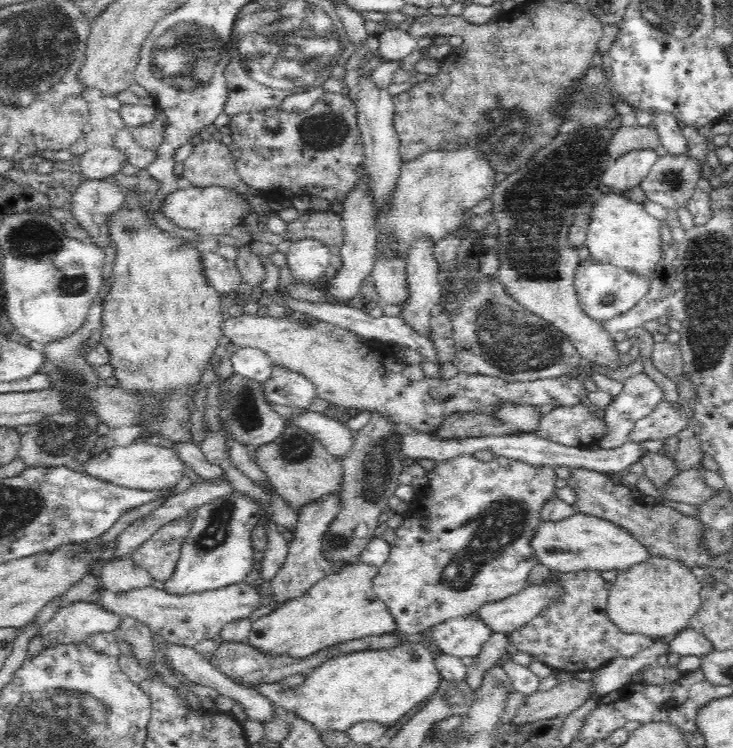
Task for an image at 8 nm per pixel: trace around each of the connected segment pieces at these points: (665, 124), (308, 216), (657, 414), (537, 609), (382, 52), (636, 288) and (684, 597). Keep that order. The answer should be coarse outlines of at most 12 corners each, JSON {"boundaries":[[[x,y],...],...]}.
{"boundaries":[[[648,108],[652,127],[672,155],[687,153],[679,118]],[[331,210],[301,213],[283,240],[341,248],[344,231]],[[666,401],[635,421],[626,440],[640,443],[678,435],[692,421]],[[527,585],[470,616],[508,636],[540,614],[552,593]],[[387,26],[376,35],[382,61],[417,49],[406,31]],[[593,257],[576,268],[583,311],[602,322],[650,292],[644,278]],[[648,557],[612,582],[607,614],[631,634],[680,634],[703,581]]]}

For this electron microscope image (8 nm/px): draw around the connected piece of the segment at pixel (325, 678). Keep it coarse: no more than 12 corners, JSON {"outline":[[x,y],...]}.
{"outline":[[433,648],[329,659],[292,690],[237,686],[326,730],[404,721],[443,677]]}

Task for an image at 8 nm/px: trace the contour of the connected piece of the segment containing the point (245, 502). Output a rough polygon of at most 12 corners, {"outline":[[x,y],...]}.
{"outline":[[245,494],[199,508],[166,592],[245,582],[260,505]]}

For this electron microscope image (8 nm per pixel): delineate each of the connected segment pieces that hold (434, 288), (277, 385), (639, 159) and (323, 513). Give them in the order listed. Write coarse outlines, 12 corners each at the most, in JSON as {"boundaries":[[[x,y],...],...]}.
{"boundaries":[[[416,245],[405,270],[400,317],[412,332],[435,338],[441,309],[433,248]],[[275,365],[262,385],[273,404],[312,411],[310,380]],[[641,149],[615,158],[604,172],[607,190],[639,186],[658,160]],[[324,498],[299,514],[270,592],[276,614],[340,568],[324,560],[320,536],[340,511]]]}

